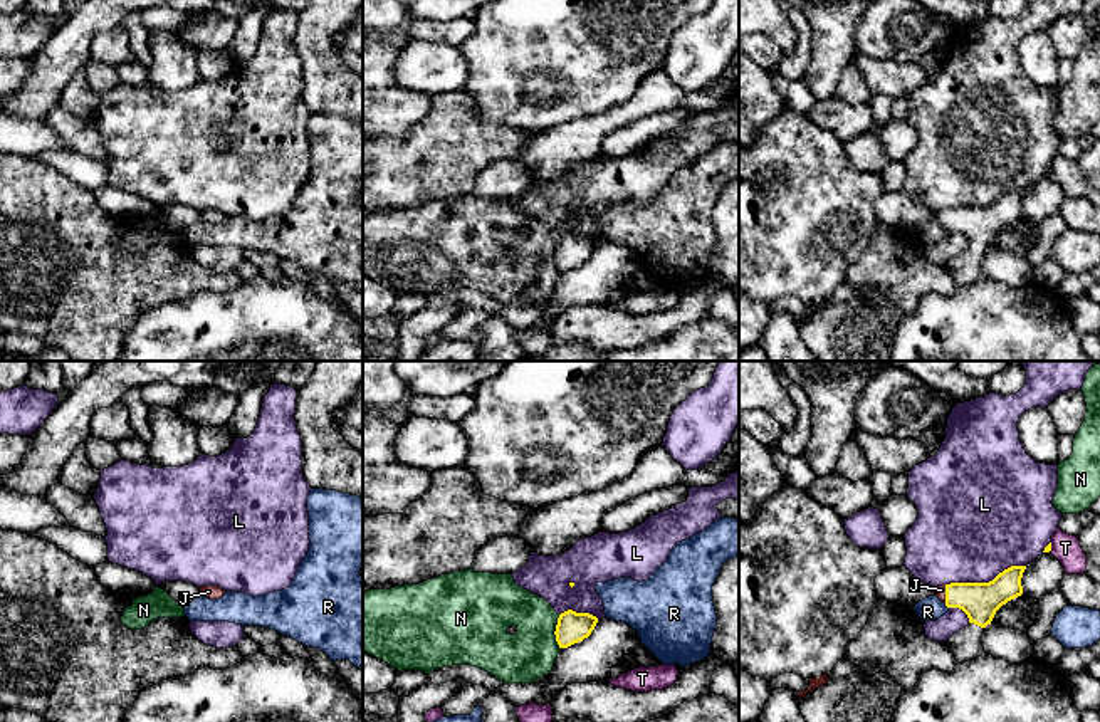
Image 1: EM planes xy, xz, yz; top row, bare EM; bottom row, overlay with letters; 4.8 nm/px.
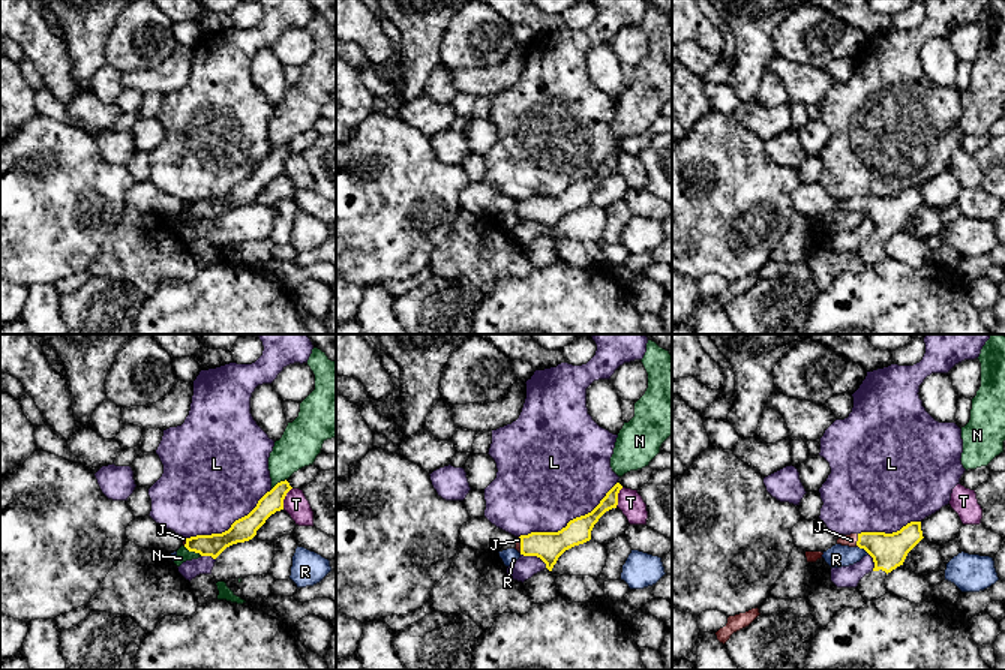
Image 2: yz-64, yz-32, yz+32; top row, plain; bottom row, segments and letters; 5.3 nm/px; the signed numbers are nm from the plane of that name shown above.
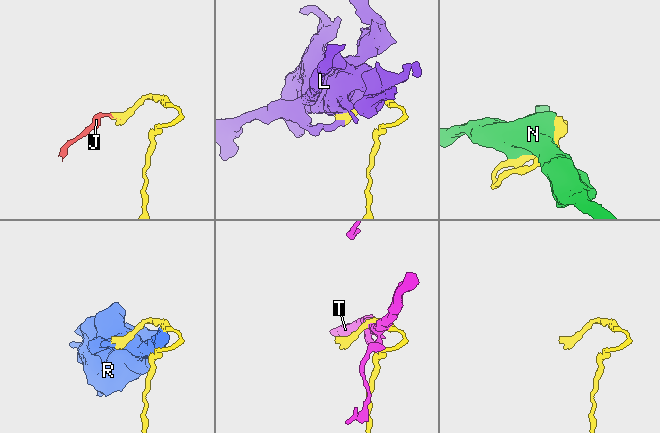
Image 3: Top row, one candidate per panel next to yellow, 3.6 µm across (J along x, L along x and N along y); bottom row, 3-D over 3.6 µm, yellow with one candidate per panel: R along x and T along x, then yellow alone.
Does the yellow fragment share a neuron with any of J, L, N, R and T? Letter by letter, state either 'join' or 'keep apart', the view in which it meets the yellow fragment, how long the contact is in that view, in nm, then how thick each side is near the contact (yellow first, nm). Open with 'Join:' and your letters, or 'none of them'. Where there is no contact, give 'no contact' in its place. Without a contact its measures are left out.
Join: J
J: join; contact in yz; length 90 nm; calibres 180 and 50 nm
L: keep apart; contact in yz; length 400 nm; calibres 180 and 480 nm
N: keep apart; contact in xz; length 170 nm; calibres 150 and 240 nm
R: keep apart; contact in yz; length 40 nm; calibres 180 and 120 nm
T: keep apart; contact in yz; length 50 nm; calibres 30 and 140 nm

